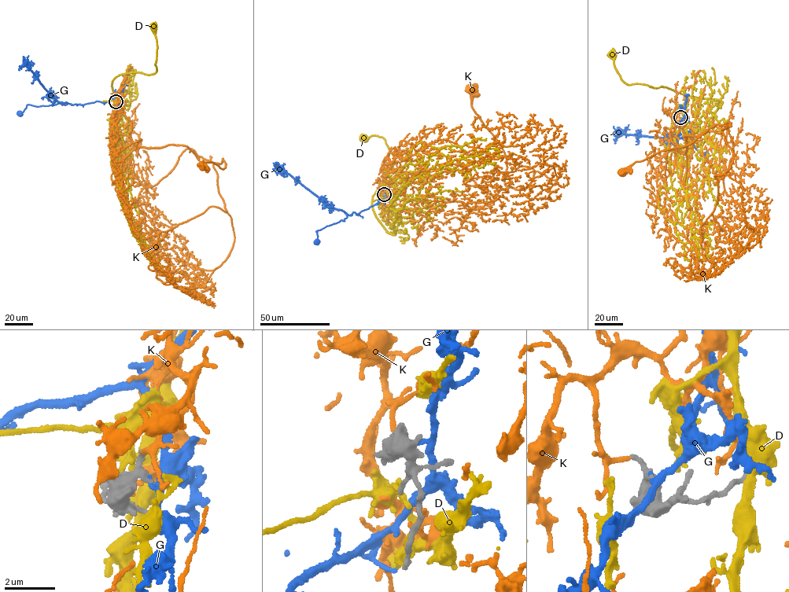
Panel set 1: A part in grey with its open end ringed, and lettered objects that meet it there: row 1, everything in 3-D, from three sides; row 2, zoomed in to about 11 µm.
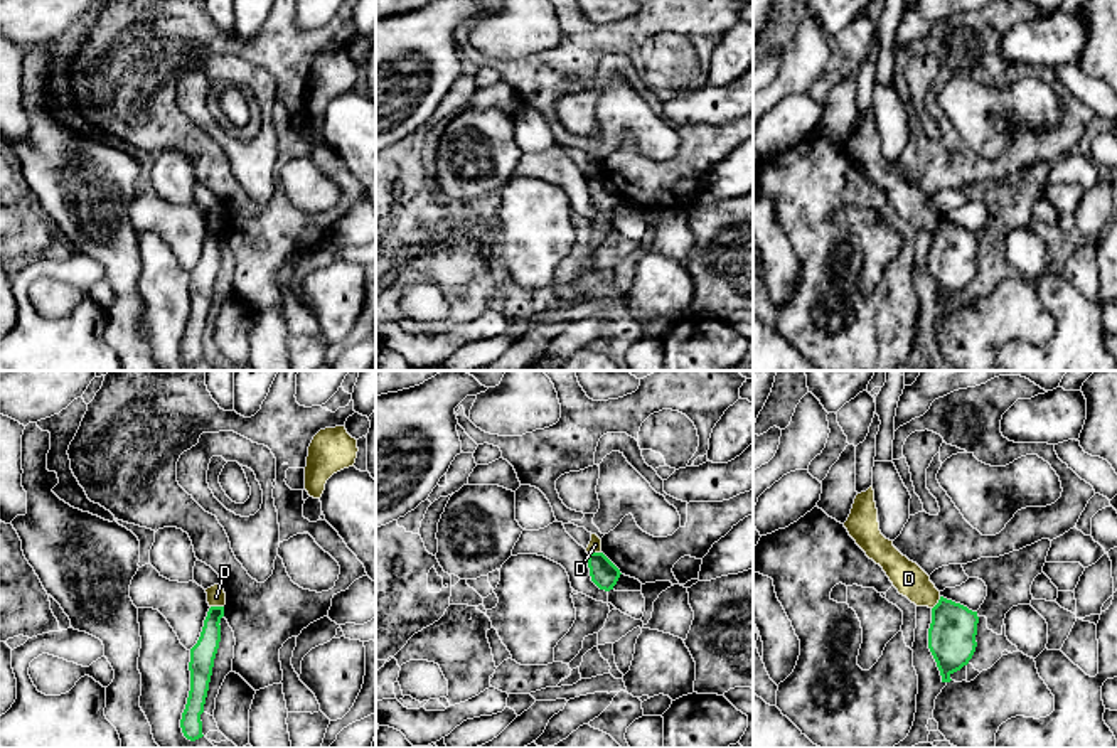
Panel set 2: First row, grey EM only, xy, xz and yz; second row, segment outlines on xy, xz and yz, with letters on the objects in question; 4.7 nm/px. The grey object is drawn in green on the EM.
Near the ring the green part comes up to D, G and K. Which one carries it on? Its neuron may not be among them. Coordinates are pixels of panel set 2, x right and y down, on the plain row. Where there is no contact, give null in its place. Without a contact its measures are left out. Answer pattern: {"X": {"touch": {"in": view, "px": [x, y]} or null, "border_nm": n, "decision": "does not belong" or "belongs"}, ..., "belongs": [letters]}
{"D": {"touch": {"in": "xy", "px": [218, 229]}, "border_nm": 60, "decision": "does not belong"}, "G": {"touch": null, "decision": "does not belong"}, "K": {"touch": null, "decision": "belongs"}, "belongs": ["K"]}

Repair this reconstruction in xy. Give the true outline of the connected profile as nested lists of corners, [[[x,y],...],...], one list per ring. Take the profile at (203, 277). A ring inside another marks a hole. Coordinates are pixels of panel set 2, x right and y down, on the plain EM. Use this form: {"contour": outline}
{"contour": [[[211,229],[204,243],[200,259],[190,271],[190,313],[180,342],[182,355],[190,364],[204,359],[200,337],[204,335],[214,281],[221,264],[219,246],[222,239],[224,229]]]}

